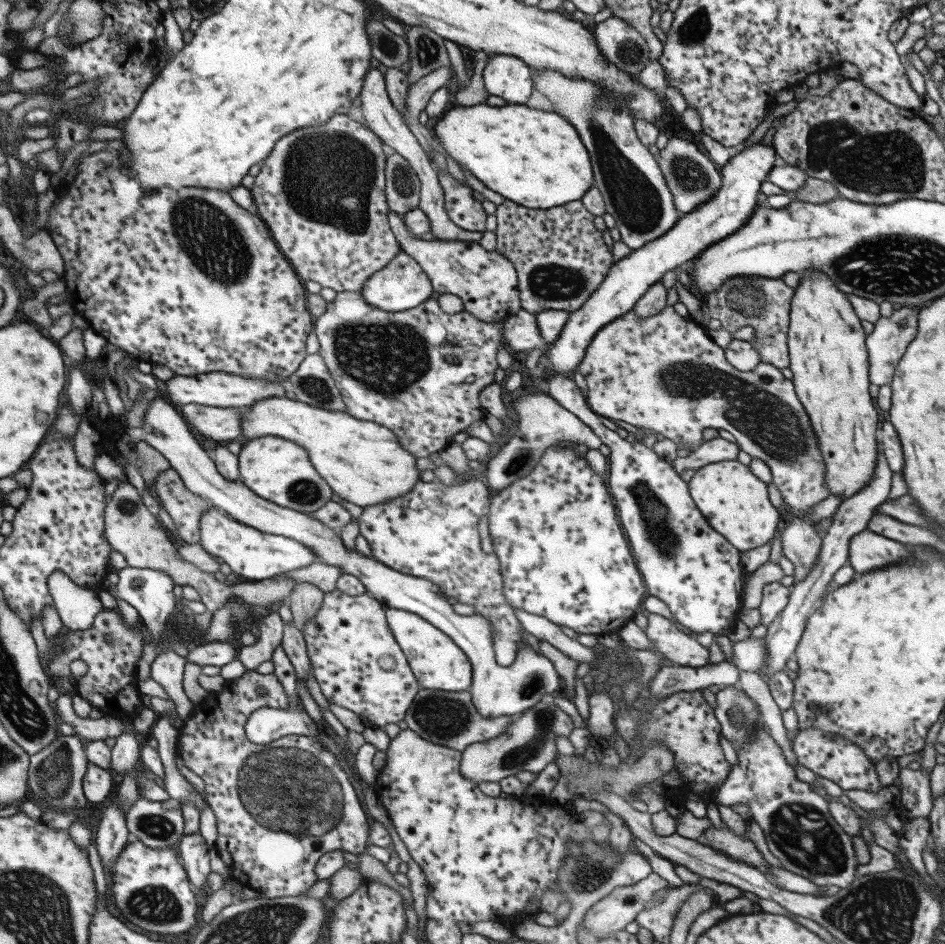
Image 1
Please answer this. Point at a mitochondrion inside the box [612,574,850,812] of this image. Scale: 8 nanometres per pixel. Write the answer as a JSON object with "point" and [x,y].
{"point":[740,719]}

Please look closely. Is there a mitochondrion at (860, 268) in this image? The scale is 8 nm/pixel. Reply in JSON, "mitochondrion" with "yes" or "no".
{"mitochondrion":"yes"}

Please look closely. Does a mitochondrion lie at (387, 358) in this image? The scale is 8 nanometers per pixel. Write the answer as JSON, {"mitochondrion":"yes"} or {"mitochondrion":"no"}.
{"mitochondrion":"yes"}

